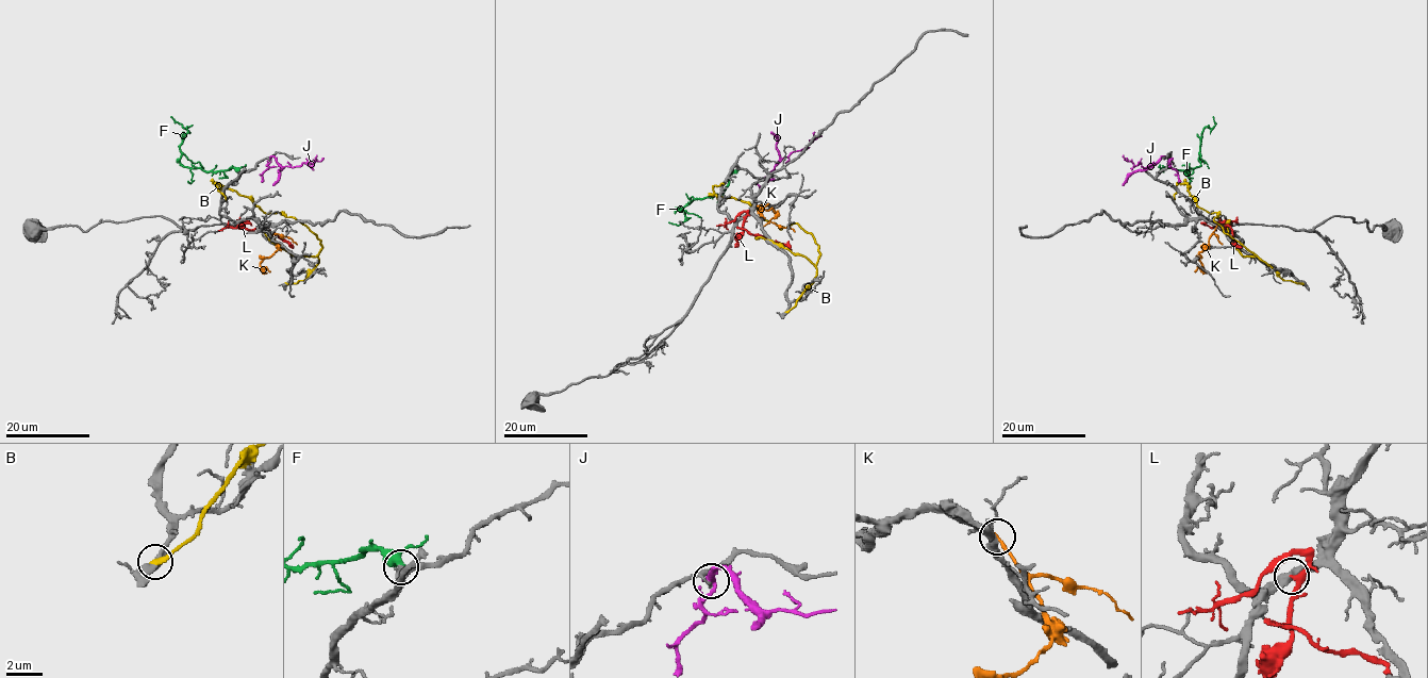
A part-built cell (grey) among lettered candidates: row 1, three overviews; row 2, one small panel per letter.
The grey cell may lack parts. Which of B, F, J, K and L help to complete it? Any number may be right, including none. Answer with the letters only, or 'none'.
F

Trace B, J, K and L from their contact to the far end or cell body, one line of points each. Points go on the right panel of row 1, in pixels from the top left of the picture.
B: (1302, 283), (1283, 281), (1227, 234), (1214, 220), (1218, 214), (1196, 203), (1185, 184), (1176, 186), (1175, 199)
J: (1169, 160), (1162, 156), (1152, 165), (1143, 167), (1140, 163), (1133, 166), (1126, 158)
K: (1217, 225), (1199, 253), (1201, 269), (1198, 267), (1194, 271)
L: (1208, 220), (1215, 220), (1224, 230), (1229, 226), (1234, 241), (1242, 247)

